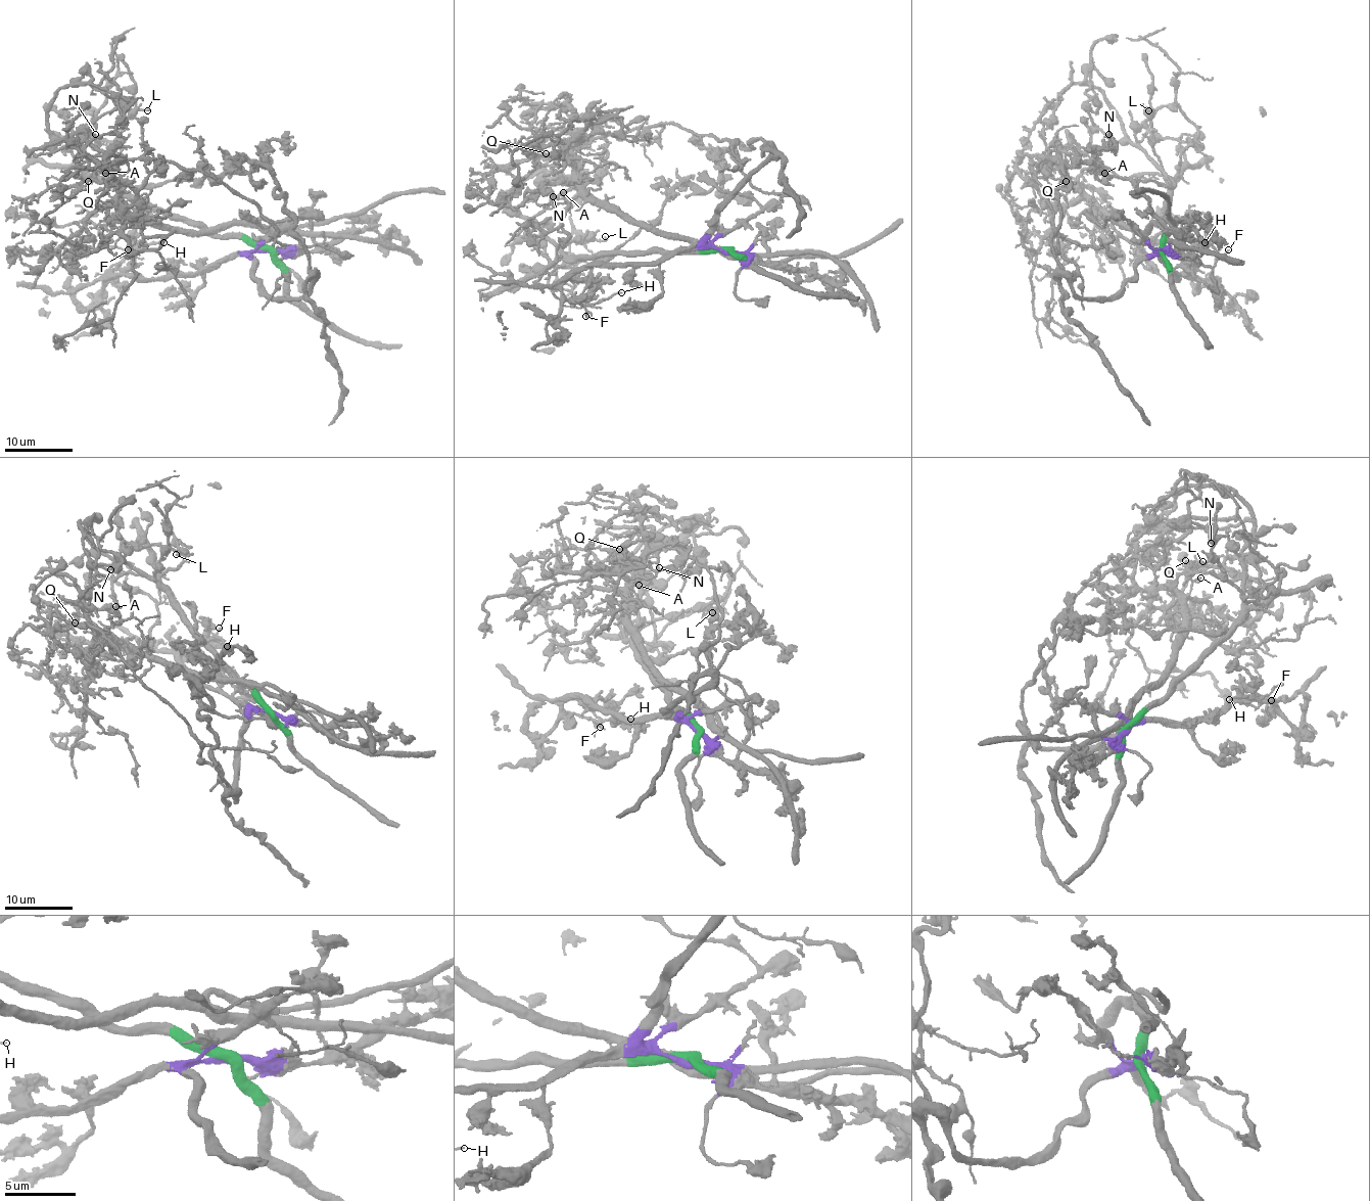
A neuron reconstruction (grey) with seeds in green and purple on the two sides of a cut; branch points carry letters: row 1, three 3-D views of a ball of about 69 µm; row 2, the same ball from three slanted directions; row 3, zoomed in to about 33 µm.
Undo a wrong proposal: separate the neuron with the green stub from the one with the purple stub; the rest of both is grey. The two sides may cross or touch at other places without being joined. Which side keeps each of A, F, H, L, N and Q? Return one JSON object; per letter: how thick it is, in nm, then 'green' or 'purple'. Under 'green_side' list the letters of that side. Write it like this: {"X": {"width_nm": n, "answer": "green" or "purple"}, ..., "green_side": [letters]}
{"A": {"width_nm": 110, "answer": "green"}, "F": {"width_nm": 130, "answer": "purple"}, "H": {"width_nm": 120, "answer": "purple"}, "L": {"width_nm": 150, "answer": "green"}, "N": {"width_nm": 170, "answer": "green"}, "Q": {"width_nm": 160, "answer": "green"}, "green_side": ["A", "L", "N", "Q"]}

